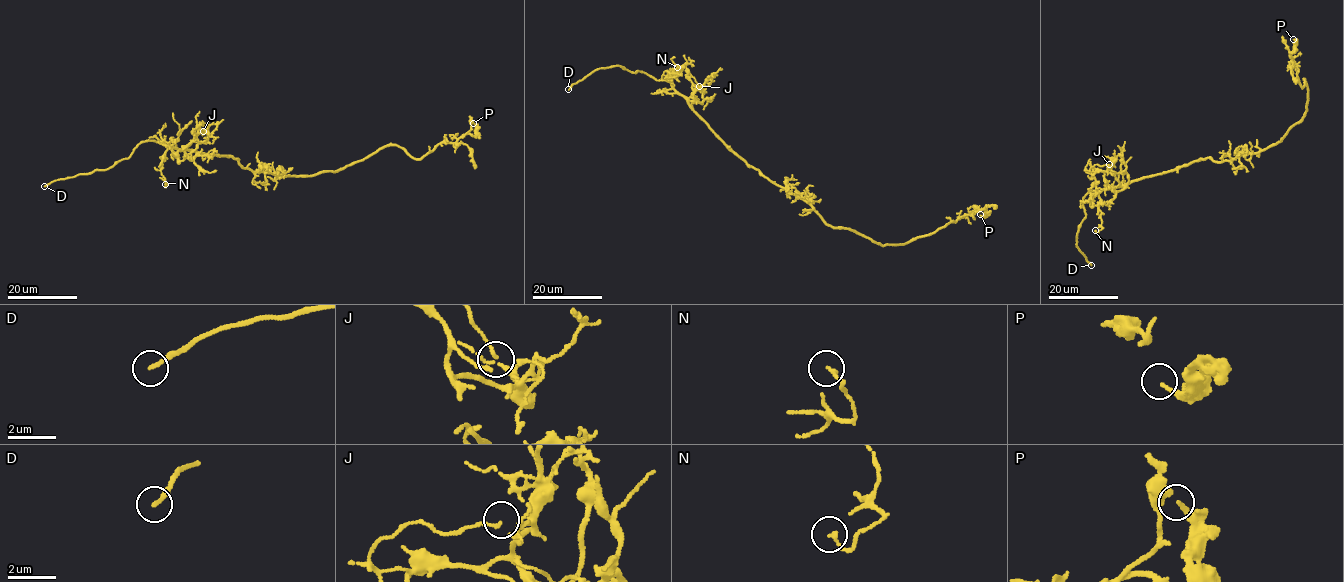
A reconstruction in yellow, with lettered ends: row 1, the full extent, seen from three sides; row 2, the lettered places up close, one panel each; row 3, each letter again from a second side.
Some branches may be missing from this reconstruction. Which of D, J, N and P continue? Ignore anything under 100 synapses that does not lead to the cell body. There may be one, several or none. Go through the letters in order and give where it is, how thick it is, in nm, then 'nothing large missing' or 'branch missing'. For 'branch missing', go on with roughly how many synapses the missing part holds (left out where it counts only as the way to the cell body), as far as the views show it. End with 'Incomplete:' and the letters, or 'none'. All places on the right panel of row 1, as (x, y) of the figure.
D: (1091, 265) | 150 nm | branch missing
J: (1109, 164) | 80 nm | nothing large missing
N: (1095, 230) | 140 nm | nothing large missing
P: (1293, 39) | 160 nm | nothing large missing
Incomplete: D

